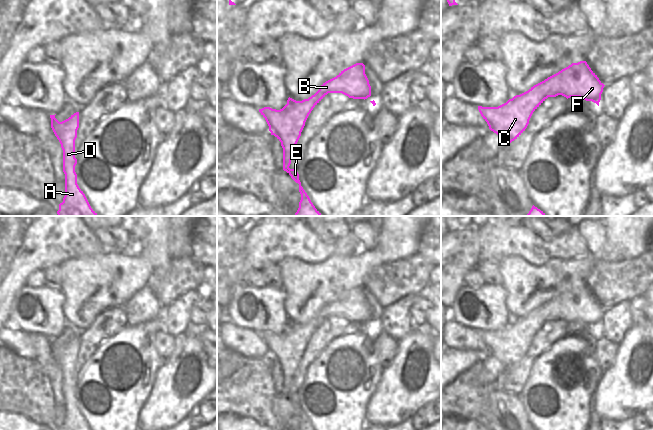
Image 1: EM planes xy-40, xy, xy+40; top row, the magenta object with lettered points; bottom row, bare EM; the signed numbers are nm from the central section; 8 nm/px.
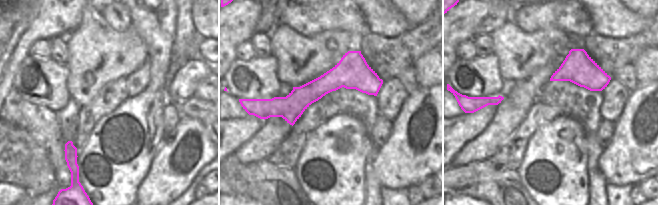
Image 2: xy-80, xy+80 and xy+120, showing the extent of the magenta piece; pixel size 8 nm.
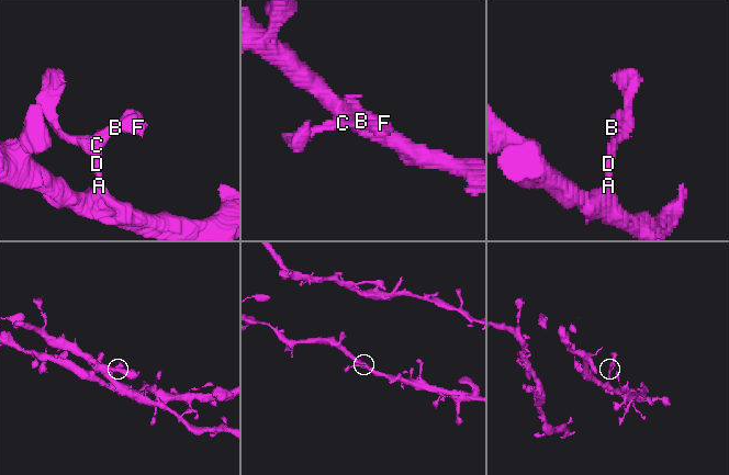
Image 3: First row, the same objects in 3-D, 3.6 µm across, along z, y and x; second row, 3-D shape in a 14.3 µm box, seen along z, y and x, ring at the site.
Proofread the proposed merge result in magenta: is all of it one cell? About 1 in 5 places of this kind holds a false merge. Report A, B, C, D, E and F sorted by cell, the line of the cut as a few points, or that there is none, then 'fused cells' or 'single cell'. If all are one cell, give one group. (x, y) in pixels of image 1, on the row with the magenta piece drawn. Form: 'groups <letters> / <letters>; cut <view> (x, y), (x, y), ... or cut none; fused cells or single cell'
groups A B C D E F; cut none; single cell

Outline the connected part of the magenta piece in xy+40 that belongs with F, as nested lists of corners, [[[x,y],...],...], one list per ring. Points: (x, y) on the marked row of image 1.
[[[580,61],[498,107],[478,106],[478,110],[489,129],[508,145],[525,131],[533,112],[548,97],[580,97],[599,106],[604,86],[587,62]]]

